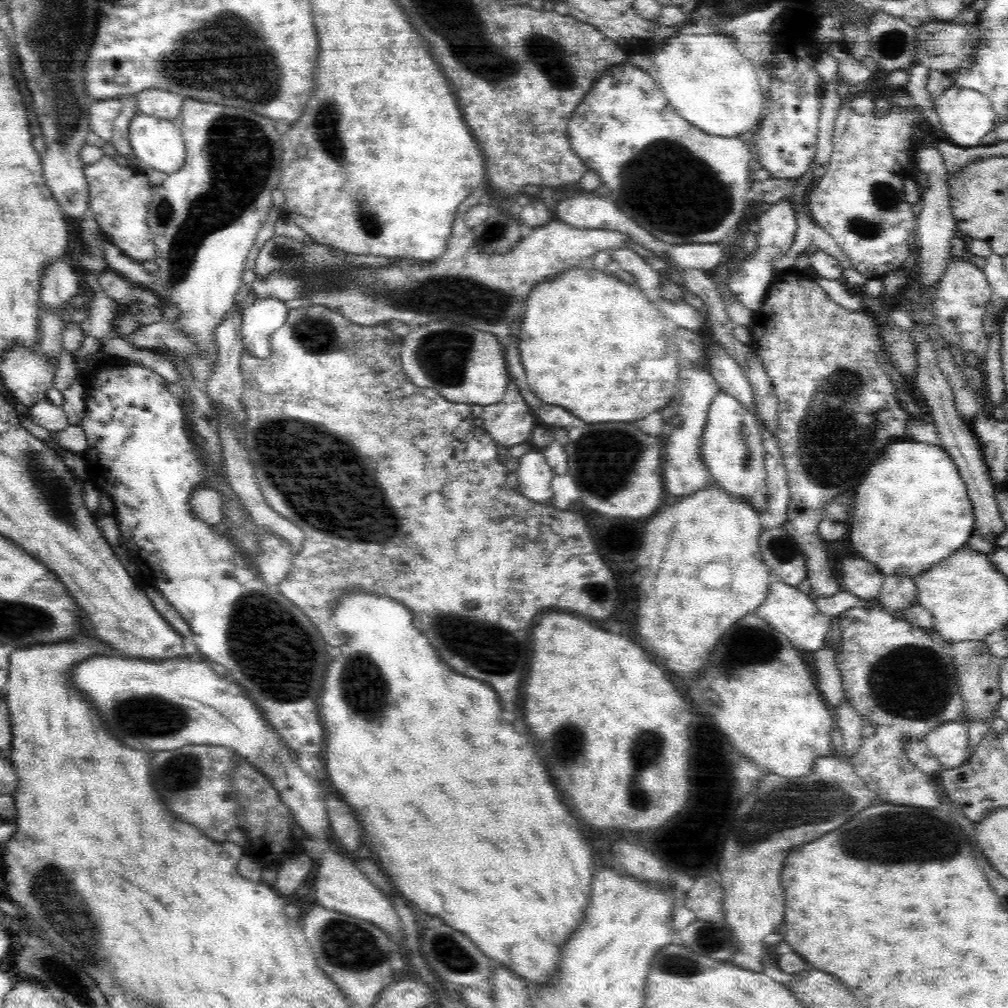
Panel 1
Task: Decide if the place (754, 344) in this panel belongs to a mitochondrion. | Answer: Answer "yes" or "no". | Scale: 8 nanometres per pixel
no

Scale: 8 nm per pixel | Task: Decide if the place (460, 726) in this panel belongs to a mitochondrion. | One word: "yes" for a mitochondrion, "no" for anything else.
no

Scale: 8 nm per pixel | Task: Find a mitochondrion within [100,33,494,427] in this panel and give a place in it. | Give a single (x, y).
(240, 154)

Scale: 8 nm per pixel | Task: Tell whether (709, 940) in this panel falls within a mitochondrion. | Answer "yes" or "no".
yes

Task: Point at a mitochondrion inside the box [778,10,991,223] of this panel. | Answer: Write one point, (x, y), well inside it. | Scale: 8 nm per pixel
(892, 44)

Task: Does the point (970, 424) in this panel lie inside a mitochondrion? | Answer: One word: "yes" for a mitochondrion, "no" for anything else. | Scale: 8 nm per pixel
no

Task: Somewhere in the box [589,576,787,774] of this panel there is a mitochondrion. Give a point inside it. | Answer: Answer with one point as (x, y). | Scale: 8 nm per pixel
(749, 633)

